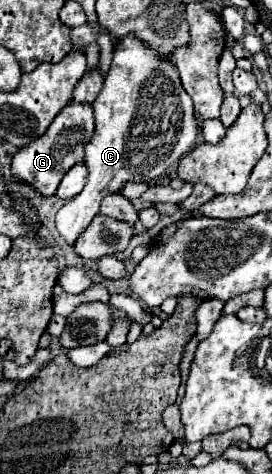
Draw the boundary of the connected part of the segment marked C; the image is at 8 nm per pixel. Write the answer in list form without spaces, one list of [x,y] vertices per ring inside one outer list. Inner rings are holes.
[[[124,38],[124,42],[114,42],[114,58],[110,64],[108,74],[104,76],[104,86],[100,94],[96,96],[96,102],[92,104],[94,114],[96,114],[96,130],[92,140],[86,144],[86,156],[84,162],[88,166],[88,182],[84,190],[68,200],[56,214],[56,228],[60,236],[66,240],[66,244],[74,246],[80,234],[88,228],[92,218],[98,214],[100,202],[106,194],[118,192],[126,182],[152,182],[160,174],[166,172],[174,162],[178,162],[196,142],[198,128],[196,128],[196,118],[192,112],[192,100],[184,92],[178,70],[174,62],[156,50],[148,46],[146,42],[140,42],[138,38]]]

